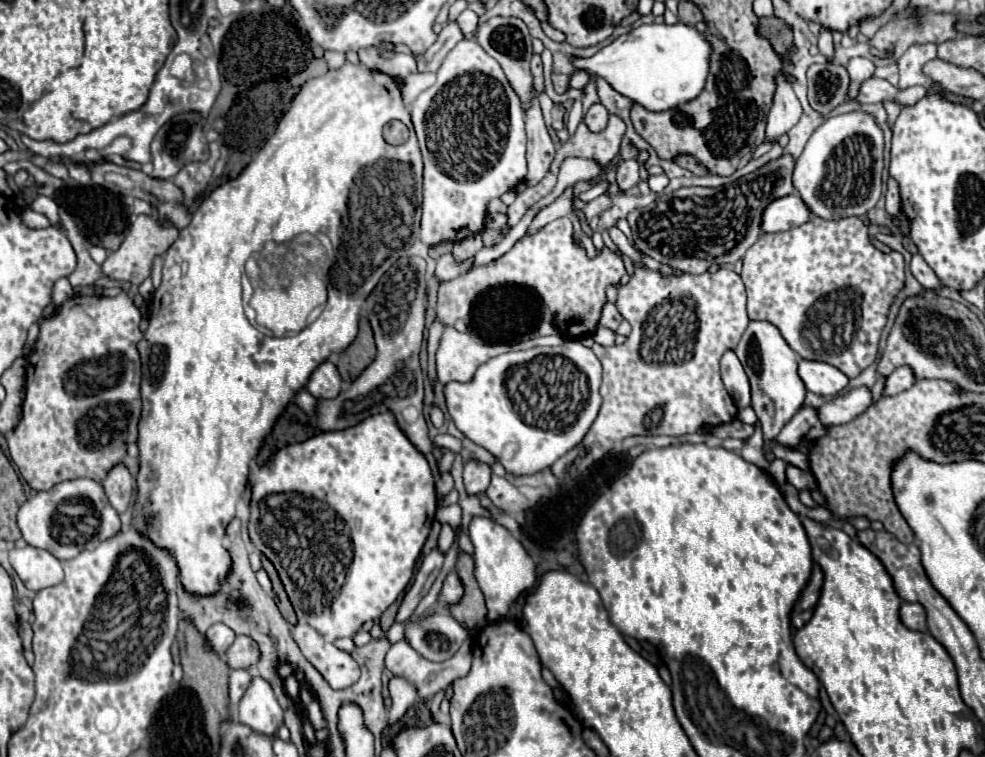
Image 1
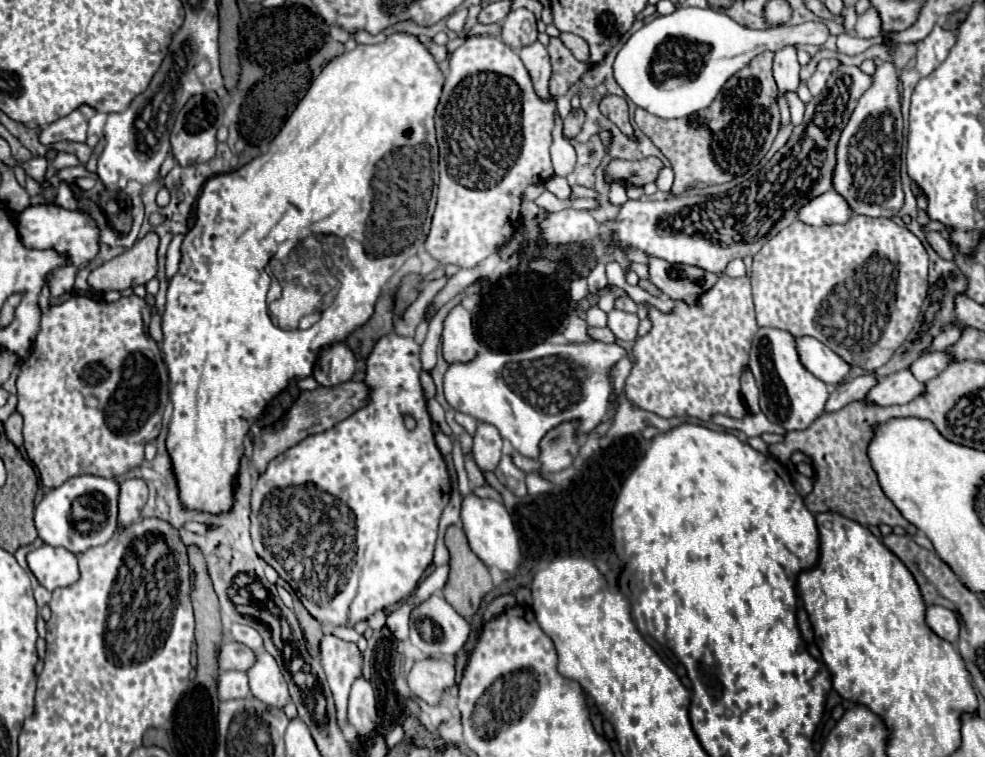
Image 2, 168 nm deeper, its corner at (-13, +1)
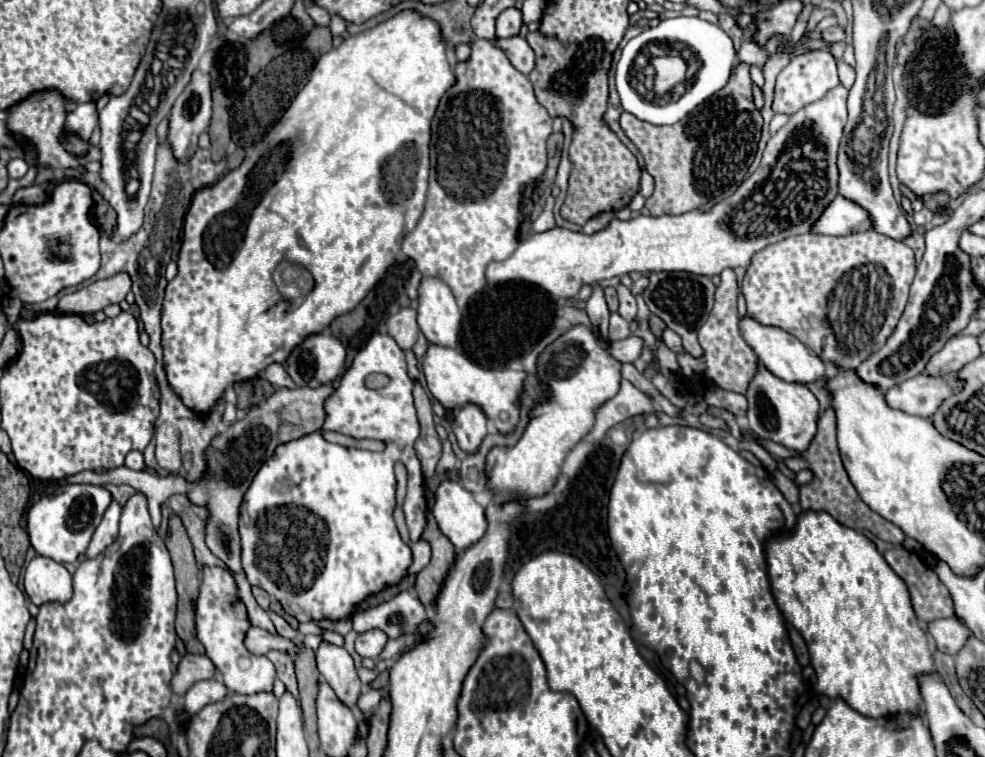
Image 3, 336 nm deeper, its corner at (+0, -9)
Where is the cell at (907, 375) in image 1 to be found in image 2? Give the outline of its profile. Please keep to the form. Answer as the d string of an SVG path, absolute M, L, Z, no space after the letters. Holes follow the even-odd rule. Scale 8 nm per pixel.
M932 352L932 354L920 356L920 358L910 366L910 372L914 374L916 380L922 380L922 384L926 384L926 382L932 380L934 376L938 376L948 364L950 364L950 356L948 356L946 352Z

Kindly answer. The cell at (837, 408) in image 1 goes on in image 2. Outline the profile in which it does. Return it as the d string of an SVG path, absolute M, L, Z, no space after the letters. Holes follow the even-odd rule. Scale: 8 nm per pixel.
M900 370L896 374L890 374L890 376L878 380L878 384L874 384L874 388L870 388L870 392L864 396L864 400L868 404L878 404L878 406L908 404L910 400L920 396L922 390L924 390L924 386L912 376L910 370Z

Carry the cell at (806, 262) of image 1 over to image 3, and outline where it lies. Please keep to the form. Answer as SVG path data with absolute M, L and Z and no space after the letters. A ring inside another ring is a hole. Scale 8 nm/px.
M875 230L857 232L857 234L851 234L851 236L823 236L823 234L811 234L809 232L809 234L803 234L803 236L791 236L787 240L771 244L765 250L761 250L759 254L755 254L755 258L753 258L751 266L747 268L747 274L743 278L741 290L743 290L745 300L747 300L747 312L753 318L757 318L761 324L779 326L785 332L793 334L811 352L821 356L823 362L835 362L841 368L855 370L865 358L869 358L873 352L877 352L885 344L889 334L895 330L895 326L897 326L897 322L899 322L899 318L901 318L901 314L905 310L905 304L907 304L907 296L909 296L909 286L913 282L913 274L915 274L915 254L913 254L913 250L907 244L903 244L903 242L897 242L893 238L885 238L883 234L877 234Z

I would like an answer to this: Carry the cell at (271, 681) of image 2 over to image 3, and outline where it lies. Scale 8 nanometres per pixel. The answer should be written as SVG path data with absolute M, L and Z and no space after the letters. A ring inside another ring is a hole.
M203 566L199 596L195 602L195 632L199 642L205 646L209 660L223 674L225 686L231 692L239 694L269 692L275 680L275 666L267 656L255 656L245 648L243 640L249 628L251 628L249 616L245 604L237 596L237 582L233 574L229 570Z

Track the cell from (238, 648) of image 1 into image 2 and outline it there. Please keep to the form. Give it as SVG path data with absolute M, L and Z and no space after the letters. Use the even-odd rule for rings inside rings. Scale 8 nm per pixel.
M224 642L218 664L220 670L250 670L254 666L254 650L238 642Z

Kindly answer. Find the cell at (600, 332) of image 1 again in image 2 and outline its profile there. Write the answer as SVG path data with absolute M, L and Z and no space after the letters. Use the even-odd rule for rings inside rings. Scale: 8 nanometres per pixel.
M612 310L608 314L608 328L614 332L614 336L622 342L636 340L636 330L638 330L638 316L628 314L622 310Z

